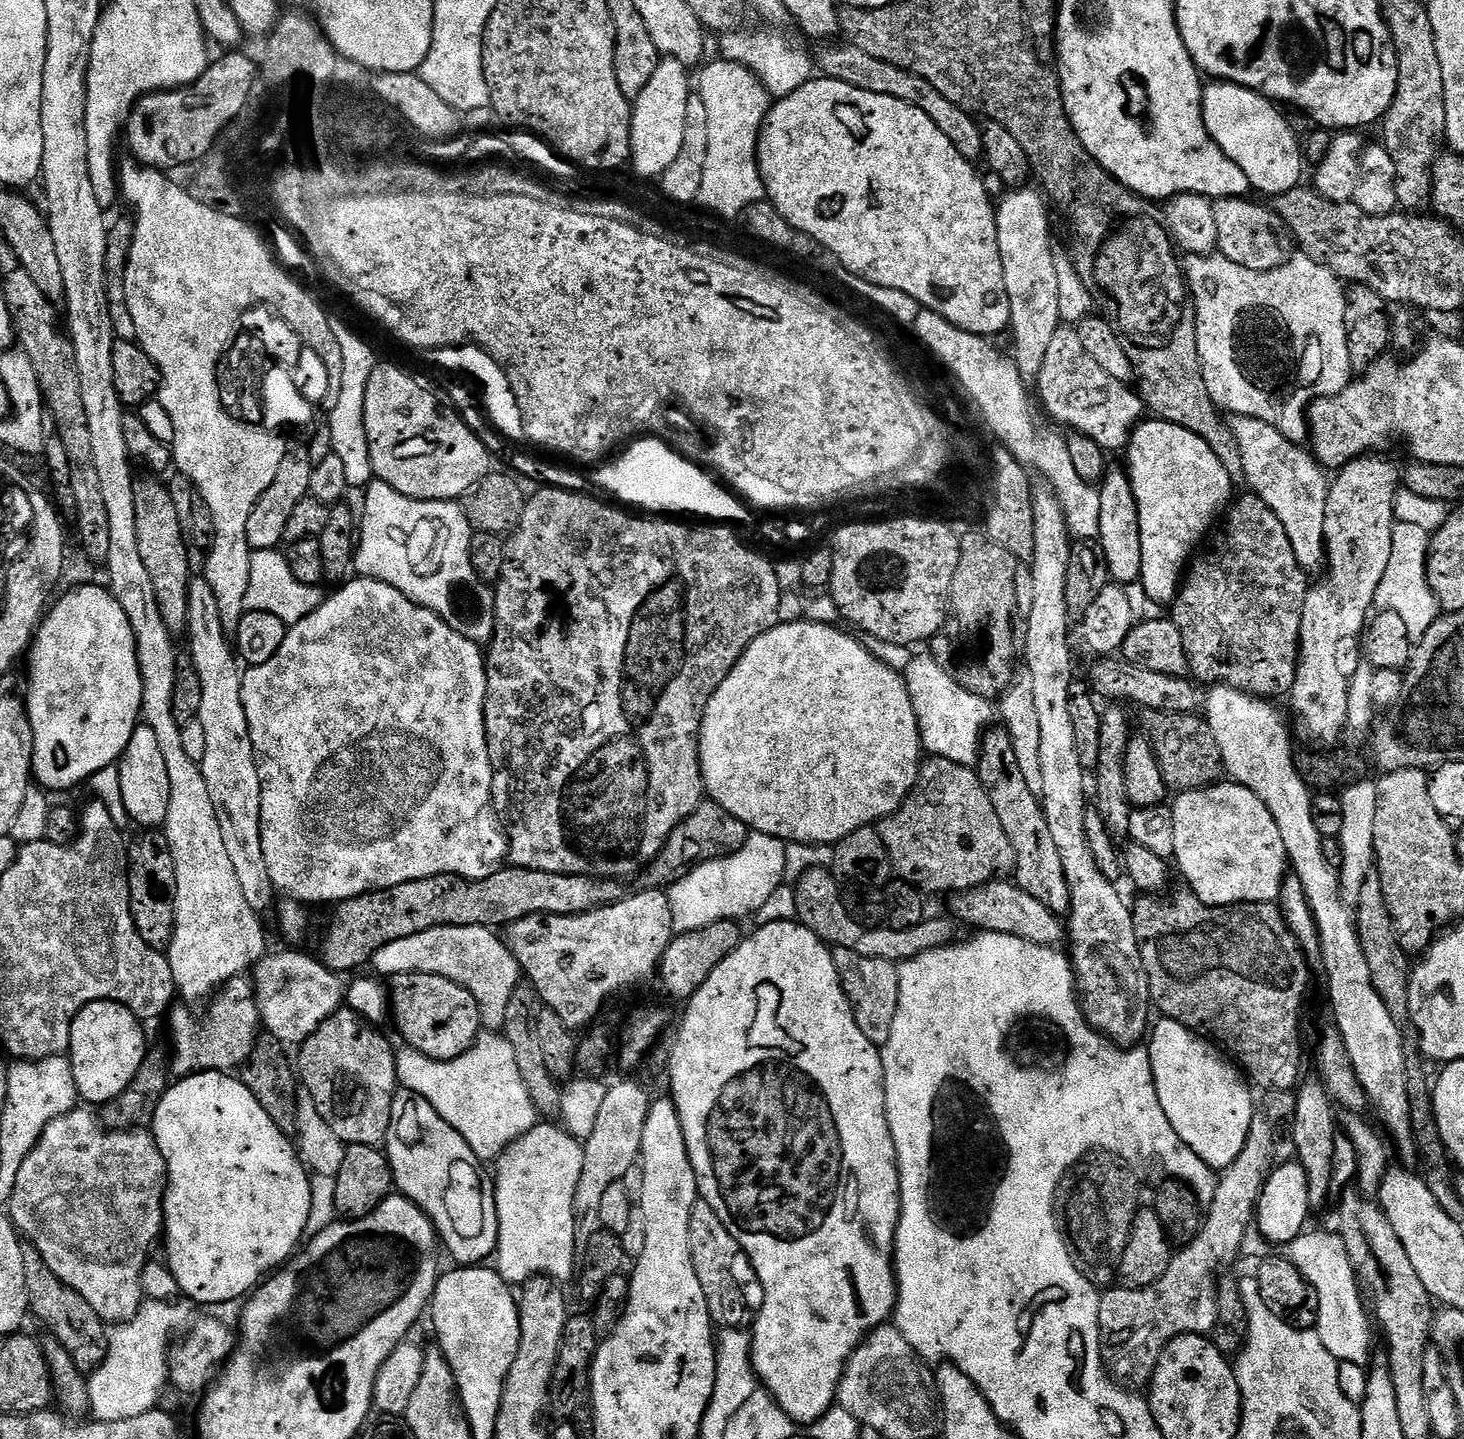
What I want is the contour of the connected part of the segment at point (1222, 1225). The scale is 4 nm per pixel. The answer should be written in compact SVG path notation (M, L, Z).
M1263 1114L1253 1115L1250 1122L1250 1134L1246 1138L1246 1146L1242 1146L1242 1154L1234 1158L1228 1168L1219 1173L1216 1182L1216 1196L1207 1205L1200 1233L1192 1240L1187 1249L1188 1256L1173 1255L1170 1266L1158 1282L1145 1288L1125 1288L1112 1286L1100 1298L1100 1356L1104 1359L1104 1367L1109 1376L1117 1384L1129 1390L1144 1390L1151 1385L1152 1372L1158 1366L1164 1347L1179 1336L1203 1336L1211 1333L1220 1323L1218 1314L1218 1272L1212 1261L1212 1248L1216 1248L1216 1260L1220 1264L1232 1264L1241 1259L1244 1251L1244 1239L1253 1227L1256 1214L1256 1203L1260 1200L1262 1190L1268 1181L1268 1175L1274 1167L1276 1154L1276 1127L1270 1118Z

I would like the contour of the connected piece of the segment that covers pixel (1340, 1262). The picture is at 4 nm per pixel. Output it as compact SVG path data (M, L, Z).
M1305 1230L1300 1233L1298 1238L1294 1238L1294 1242L1283 1245L1282 1252L1290 1262L1294 1262L1294 1266L1298 1266L1298 1270L1306 1278L1306 1282L1310 1282L1310 1286L1314 1286L1314 1290L1318 1294L1320 1309L1316 1315L1314 1330L1322 1338L1322 1346L1326 1346L1326 1350L1330 1350L1332 1357L1339 1360L1340 1363L1357 1363L1358 1366L1367 1369L1373 1363L1371 1360L1374 1324L1370 1319L1365 1297L1362 1295L1362 1285L1357 1277L1356 1268L1350 1262L1346 1242L1340 1237L1339 1231L1311 1232L1311 1230Z

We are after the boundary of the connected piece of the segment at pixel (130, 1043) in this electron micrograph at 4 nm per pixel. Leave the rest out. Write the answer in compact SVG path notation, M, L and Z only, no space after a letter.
M112 1000L90 1002L77 1014L70 1030L67 1055L72 1062L77 1097L85 1105L106 1105L134 1082L146 1055L144 1028L129 1008Z

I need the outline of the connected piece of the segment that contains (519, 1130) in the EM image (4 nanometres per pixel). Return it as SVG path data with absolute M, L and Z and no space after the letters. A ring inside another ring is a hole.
M481 1031L470 1051L453 1060L432 1060L404 1046L396 1053L397 1078L401 1089L418 1094L438 1110L440 1117L474 1150L482 1162L492 1162L518 1136L538 1123L538 1113L518 1071L514 1046L502 1034Z

